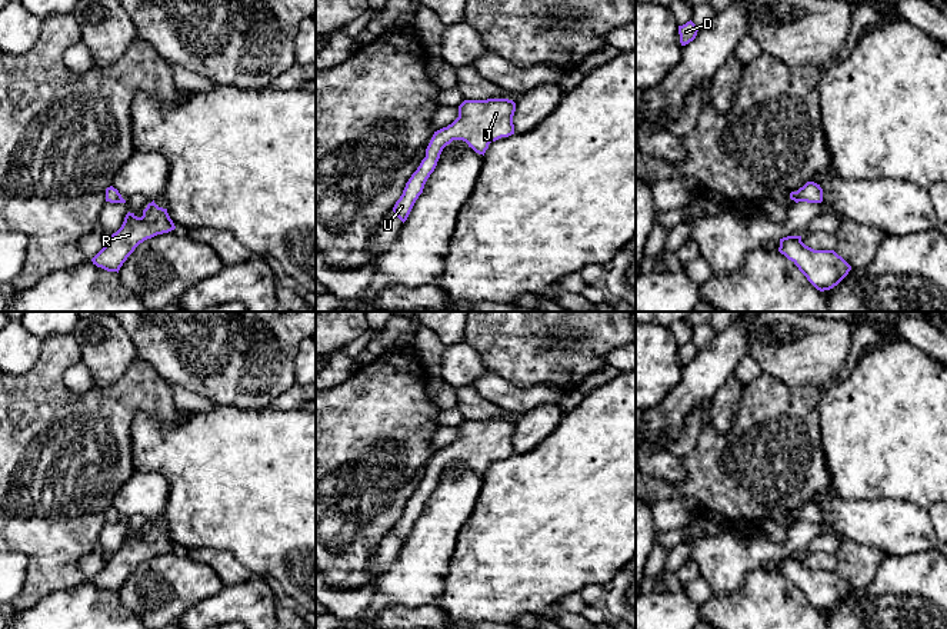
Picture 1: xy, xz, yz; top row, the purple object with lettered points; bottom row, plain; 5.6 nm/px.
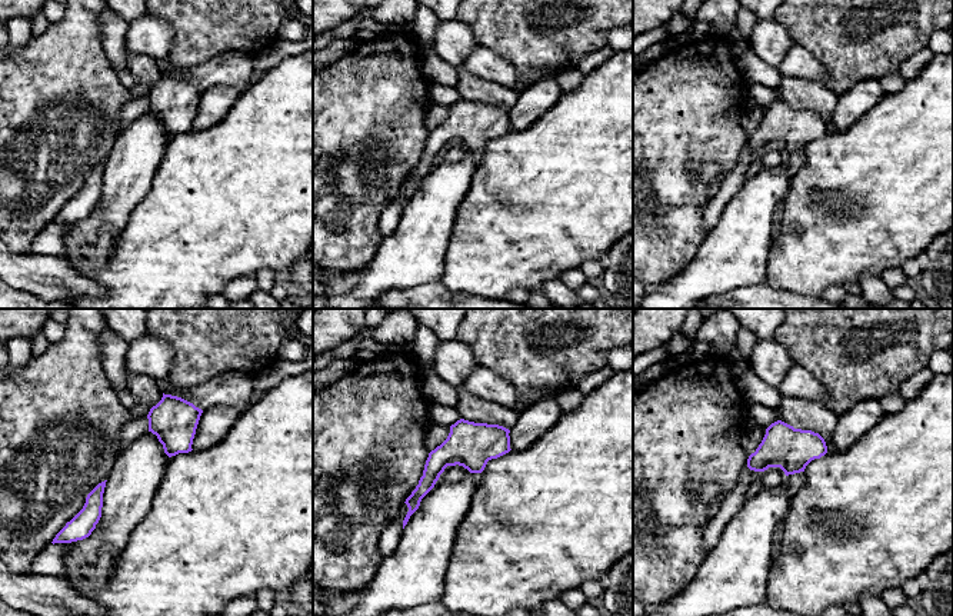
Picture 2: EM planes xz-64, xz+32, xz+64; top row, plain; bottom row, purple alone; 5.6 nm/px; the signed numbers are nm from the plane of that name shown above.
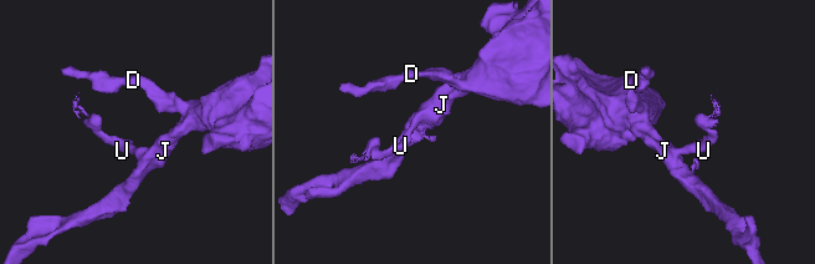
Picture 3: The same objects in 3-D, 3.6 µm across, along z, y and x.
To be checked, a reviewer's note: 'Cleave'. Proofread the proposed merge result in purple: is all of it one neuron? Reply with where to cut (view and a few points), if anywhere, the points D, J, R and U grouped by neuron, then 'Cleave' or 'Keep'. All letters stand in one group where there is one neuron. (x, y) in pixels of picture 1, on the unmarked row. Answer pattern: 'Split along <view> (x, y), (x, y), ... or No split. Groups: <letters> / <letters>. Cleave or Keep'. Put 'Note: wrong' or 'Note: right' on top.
Note: wrong
No split. Groups: D J R U. Keep

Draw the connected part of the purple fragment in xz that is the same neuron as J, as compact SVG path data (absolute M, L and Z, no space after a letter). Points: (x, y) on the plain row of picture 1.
M508 419L464 420L459 426L459 437L447 447L434 452L426 469L426 477L393 528L394 535L403 543L407 540L447 465L453 460L463 460L476 473L484 476L491 462L514 455L514 432L516 423Z

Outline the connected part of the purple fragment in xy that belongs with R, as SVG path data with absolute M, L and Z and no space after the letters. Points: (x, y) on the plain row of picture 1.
M153 520L143 530L141 538L129 532L121 548L116 553L107 556L104 568L91 582L107 592L119 593L123 583L140 563L174 549L176 546L167 529L159 528Z

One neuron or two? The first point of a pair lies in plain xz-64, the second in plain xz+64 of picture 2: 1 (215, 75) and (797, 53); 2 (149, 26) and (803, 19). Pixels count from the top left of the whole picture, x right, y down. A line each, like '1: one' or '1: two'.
1: one
2: two

